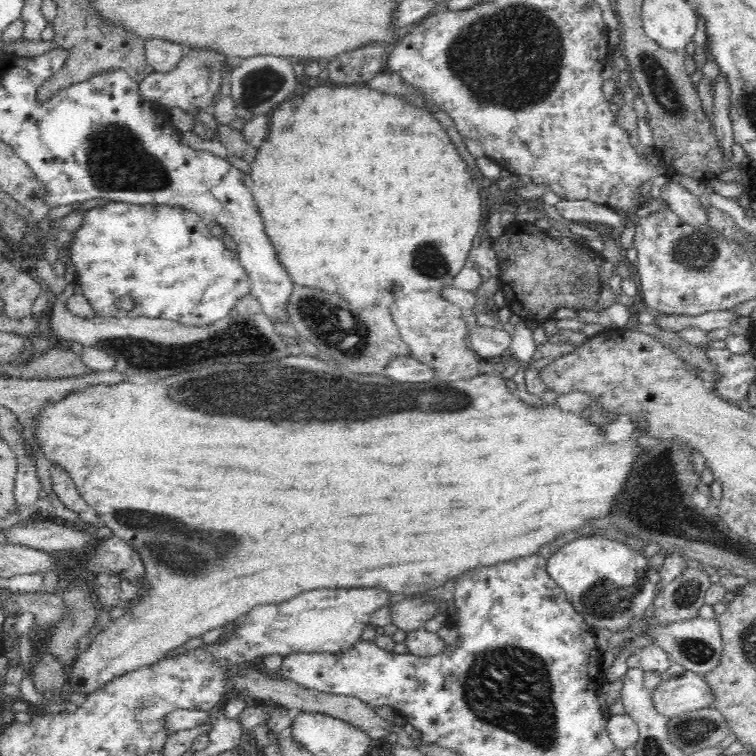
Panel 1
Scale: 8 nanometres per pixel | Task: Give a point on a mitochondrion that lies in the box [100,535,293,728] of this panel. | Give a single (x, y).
(142, 703)

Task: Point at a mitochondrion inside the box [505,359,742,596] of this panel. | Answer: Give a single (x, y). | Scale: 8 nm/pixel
(646, 506)

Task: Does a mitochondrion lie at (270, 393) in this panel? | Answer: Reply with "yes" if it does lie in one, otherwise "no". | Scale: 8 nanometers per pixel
yes

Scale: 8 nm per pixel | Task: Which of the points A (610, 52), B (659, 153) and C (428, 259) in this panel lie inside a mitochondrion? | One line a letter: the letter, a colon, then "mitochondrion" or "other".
A: other
B: other
C: mitochondrion

